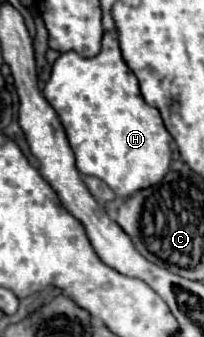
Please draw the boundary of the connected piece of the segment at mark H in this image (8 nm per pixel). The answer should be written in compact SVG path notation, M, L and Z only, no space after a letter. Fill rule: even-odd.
M116 32L104 34L102 50L94 58L82 58L74 52L60 54L60 58L52 66L50 80L46 82L42 94L58 114L74 152L76 168L84 176L100 178L118 196L130 196L138 190L144 190L146 186L154 186L154 182L160 182L166 176L172 160L172 136L168 134L160 112L154 106L146 104L146 100L142 98L134 72L122 62Z

